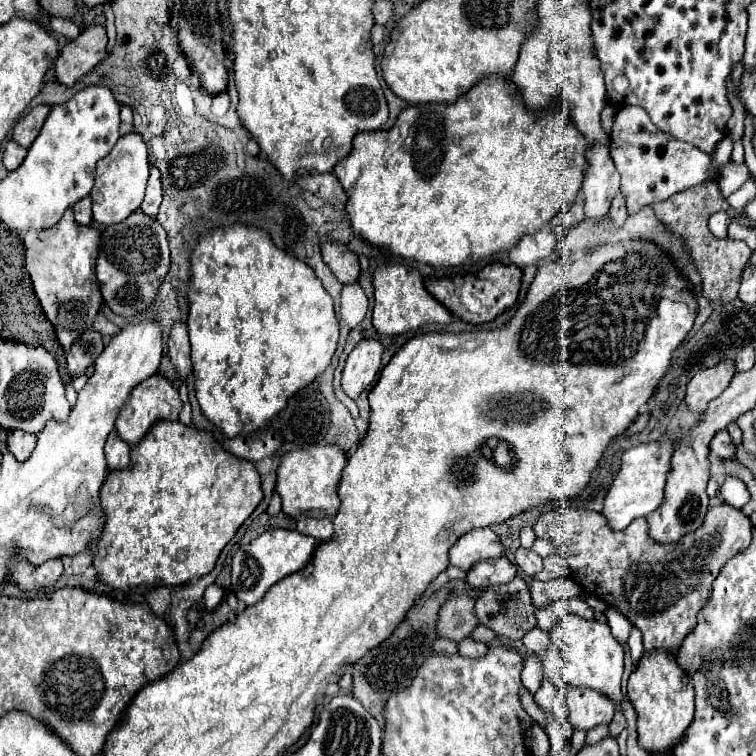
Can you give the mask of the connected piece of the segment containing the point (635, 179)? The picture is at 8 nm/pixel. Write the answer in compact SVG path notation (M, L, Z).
M640 107L618 109L610 135L610 153L622 175L622 193L628 213L636 213L646 205L666 201L674 193L708 181L710 157L696 147L672 139L668 133L654 127L648 113Z

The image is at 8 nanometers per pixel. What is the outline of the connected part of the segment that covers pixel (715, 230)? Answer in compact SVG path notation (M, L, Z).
M719 211L713 214L709 221L708 226L710 231L718 238L727 237L727 229L734 217L730 217L726 212Z

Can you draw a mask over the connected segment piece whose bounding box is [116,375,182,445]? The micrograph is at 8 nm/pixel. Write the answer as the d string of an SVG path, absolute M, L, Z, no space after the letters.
M152 375L132 389L128 401L124 403L124 407L120 409L120 415L116 419L116 431L120 433L120 437L124 441L128 441L130 445L136 445L148 433L148 427L152 427L152 423L156 423L160 419L176 421L180 409L182 409L182 401L180 401L178 389L174 389L168 379L164 379L160 375Z

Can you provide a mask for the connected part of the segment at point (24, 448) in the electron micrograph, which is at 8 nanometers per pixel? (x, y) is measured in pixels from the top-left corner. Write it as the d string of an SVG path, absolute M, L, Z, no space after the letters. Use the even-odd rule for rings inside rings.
M10 431L8 441L6 441L6 447L16 457L16 461L28 459L34 445L36 445L36 435L30 435L24 431Z

